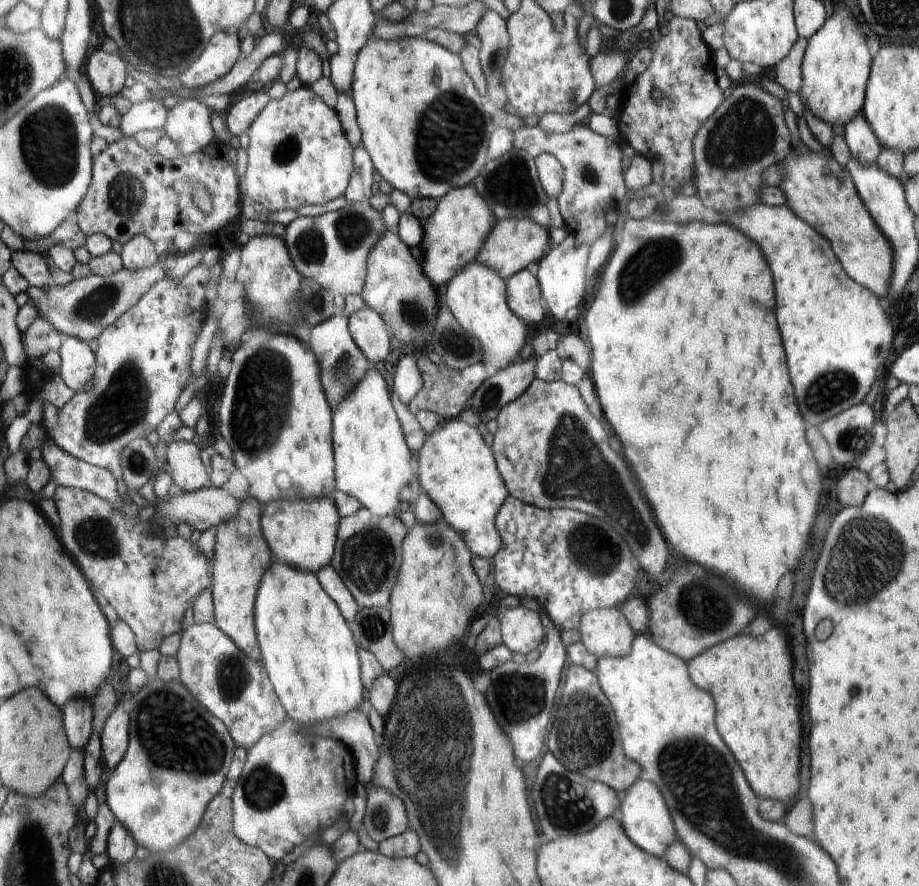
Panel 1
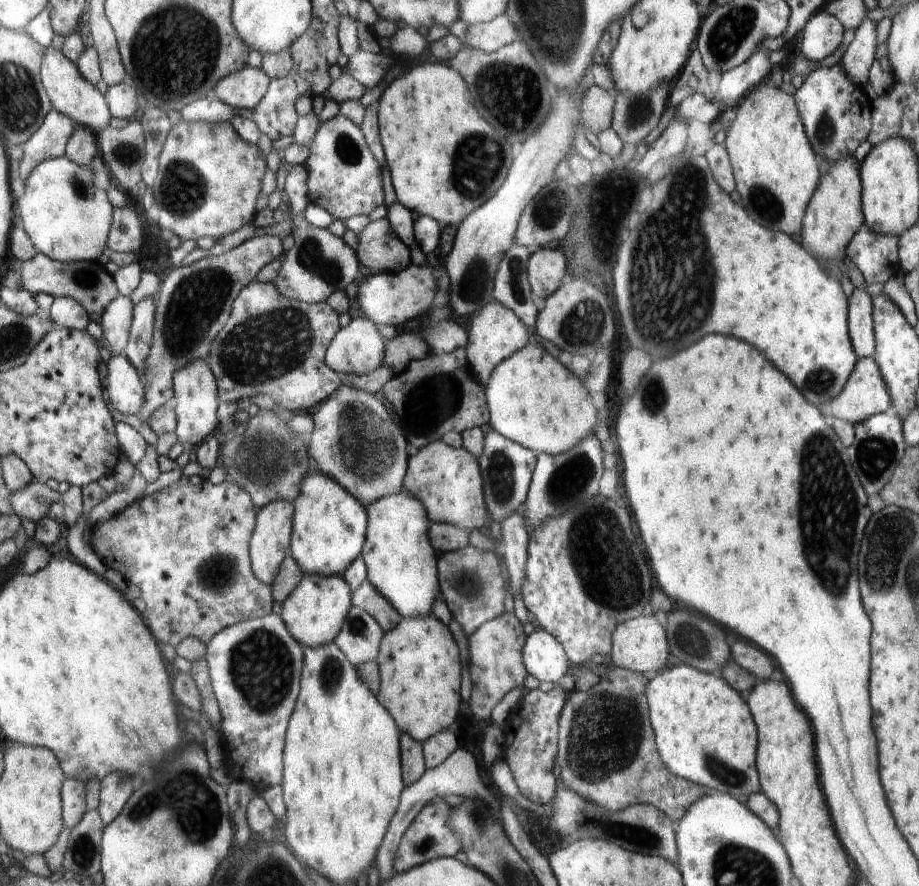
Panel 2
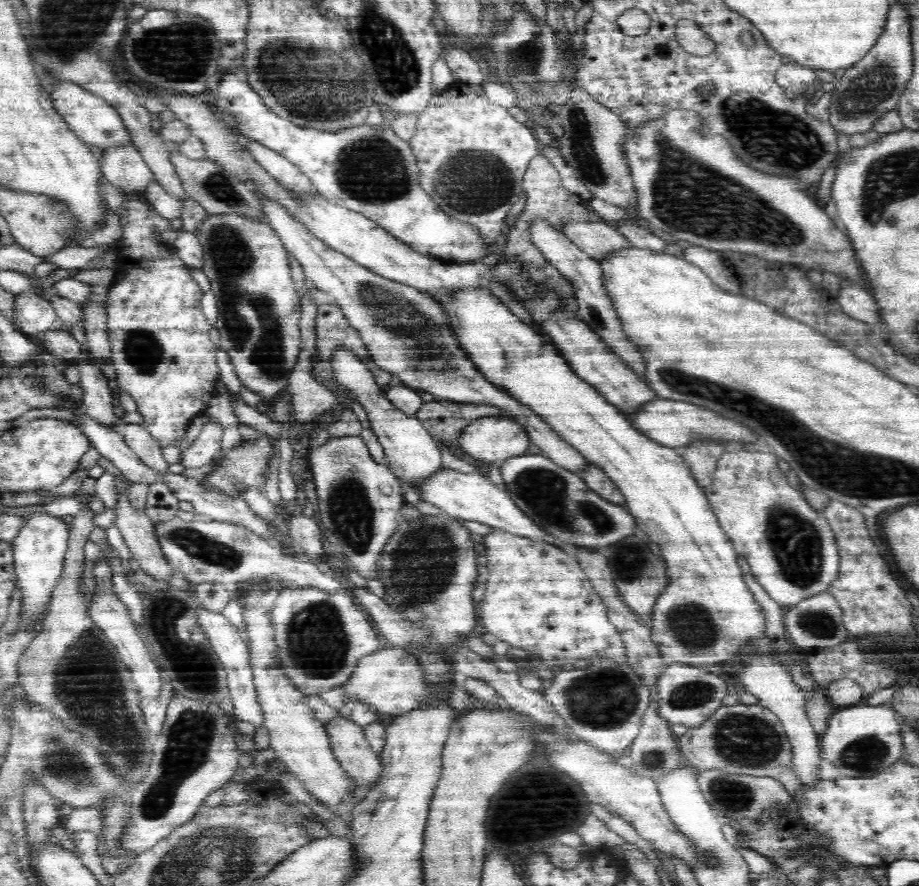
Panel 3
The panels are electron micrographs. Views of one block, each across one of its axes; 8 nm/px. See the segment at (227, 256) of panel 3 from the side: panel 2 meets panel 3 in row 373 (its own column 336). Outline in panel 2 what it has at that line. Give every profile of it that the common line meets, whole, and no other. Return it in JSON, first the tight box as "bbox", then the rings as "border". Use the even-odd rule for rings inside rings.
{"bbox":[274,216,358,304],"border":[[[290,216],[294,224],[294,246],[286,251],[280,272],[274,283],[284,298],[311,304],[326,303],[327,298],[336,290],[344,290],[350,282],[358,280],[358,260],[354,249],[331,231],[315,227],[304,216]]]}

